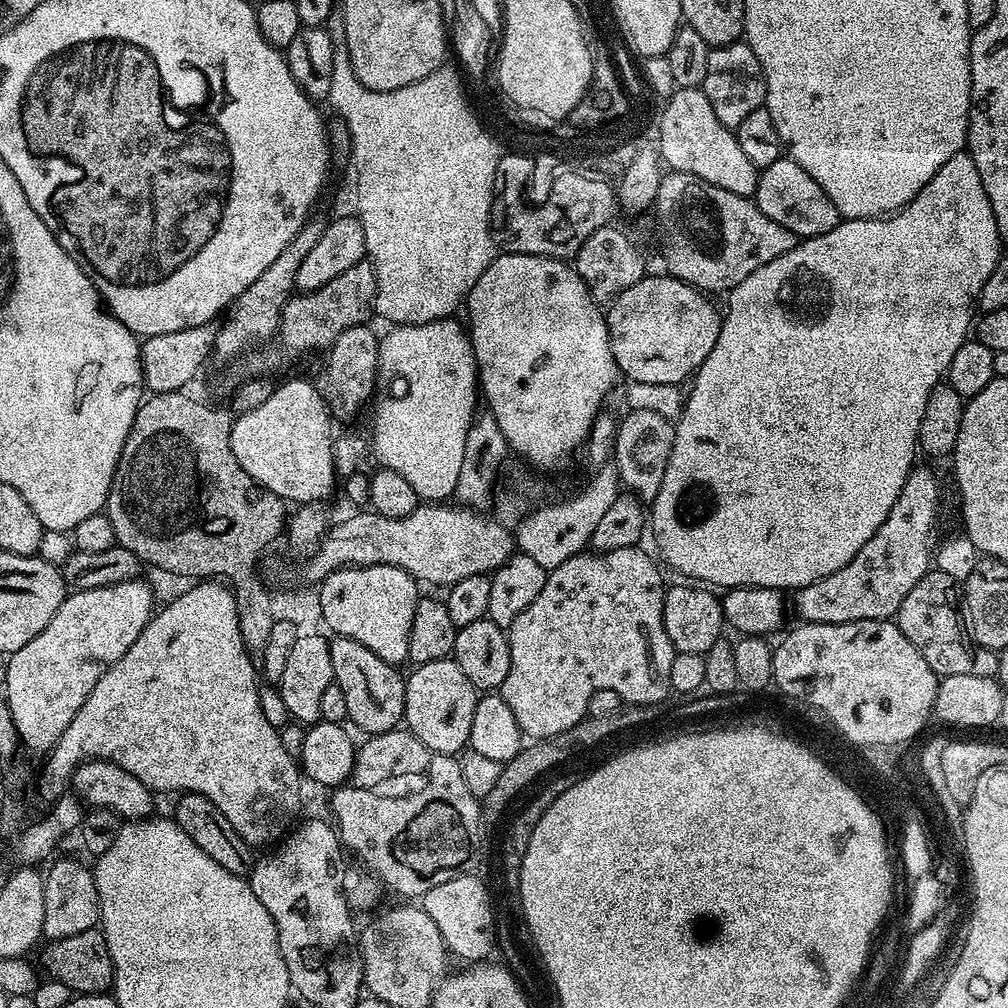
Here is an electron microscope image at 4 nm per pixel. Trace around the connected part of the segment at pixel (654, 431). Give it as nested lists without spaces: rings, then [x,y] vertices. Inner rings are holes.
[[[636,408],[624,417],[619,417],[614,449],[616,472],[620,476],[621,485],[640,501],[651,502],[658,490],[662,490],[662,478],[670,462],[670,450],[674,450],[675,437],[675,423],[652,408]]]

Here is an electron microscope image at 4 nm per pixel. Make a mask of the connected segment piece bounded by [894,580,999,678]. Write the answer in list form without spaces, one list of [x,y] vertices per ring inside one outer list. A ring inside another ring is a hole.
[[[921,580],[902,598],[902,606],[896,611],[894,622],[906,634],[906,638],[926,658],[930,670],[937,677],[953,676],[954,674],[974,674],[975,676],[996,676],[999,670],[998,655],[991,648],[981,648],[971,639],[958,642],[958,632],[954,624],[953,610],[944,608],[944,594],[930,594],[930,582]]]

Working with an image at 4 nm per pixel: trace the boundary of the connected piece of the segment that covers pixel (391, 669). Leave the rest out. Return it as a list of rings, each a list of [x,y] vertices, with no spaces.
[[[336,636],[330,643],[334,683],[346,698],[348,720],[356,723],[368,736],[377,736],[401,727],[404,718],[404,682],[401,669],[386,663],[374,650],[366,650],[354,638]]]

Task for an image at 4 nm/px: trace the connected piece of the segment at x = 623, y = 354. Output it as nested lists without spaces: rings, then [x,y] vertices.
[[[645,274],[606,308],[608,337],[617,369],[636,384],[680,384],[695,377],[718,342],[721,313],[694,285],[671,274]]]

